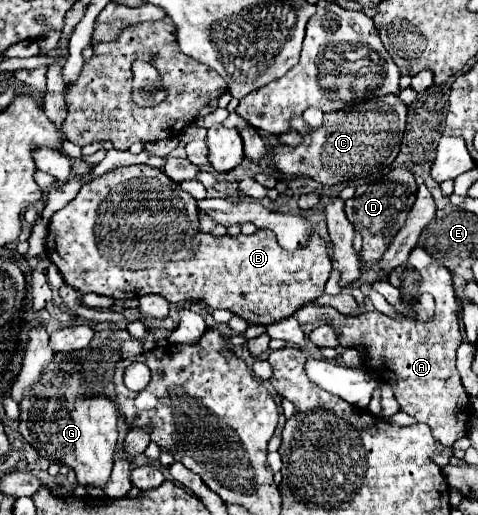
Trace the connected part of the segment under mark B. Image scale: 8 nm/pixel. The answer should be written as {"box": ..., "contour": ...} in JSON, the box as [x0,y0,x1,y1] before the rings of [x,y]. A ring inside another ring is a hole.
{"box":[46,165,332,325],"contour":[[[124,165],[86,183],[74,201],[52,215],[46,237],[46,255],[58,267],[64,281],[82,293],[96,293],[112,299],[138,299],[156,293],[170,303],[204,299],[210,309],[228,309],[248,323],[258,325],[282,321],[294,315],[302,305],[316,301],[332,271],[324,239],[318,233],[312,235],[306,247],[292,253],[282,249],[274,239],[274,233],[266,229],[248,237],[208,235],[208,251],[194,251],[194,233],[198,233],[198,209],[192,195],[184,193],[180,185],[168,179],[160,169],[150,165]],[[146,185],[150,185],[150,189],[142,191]]]}

